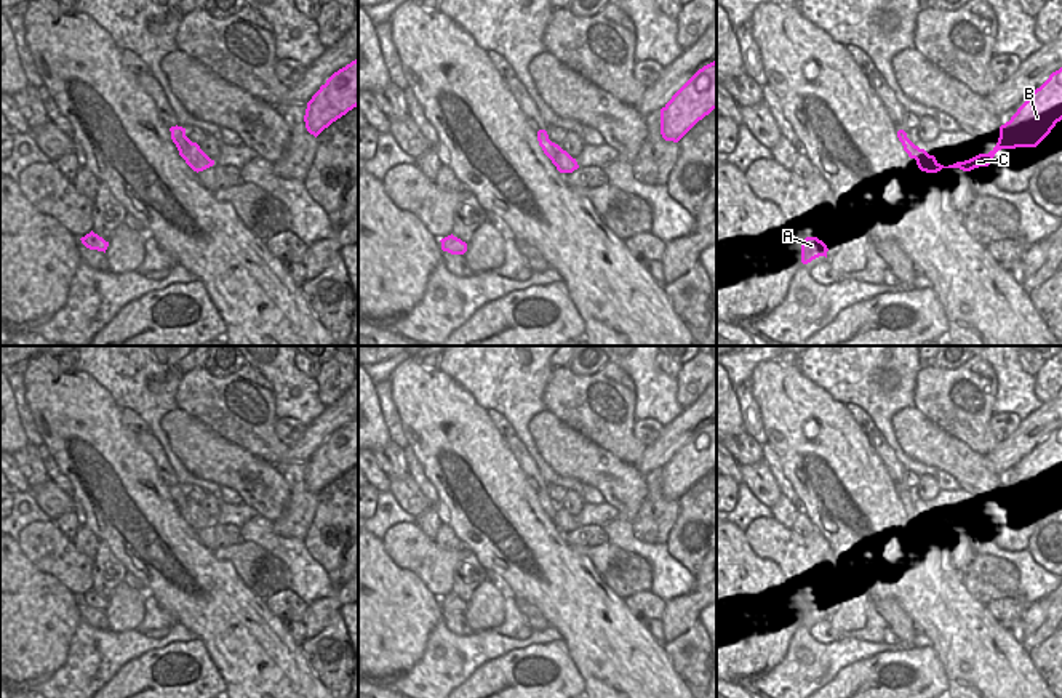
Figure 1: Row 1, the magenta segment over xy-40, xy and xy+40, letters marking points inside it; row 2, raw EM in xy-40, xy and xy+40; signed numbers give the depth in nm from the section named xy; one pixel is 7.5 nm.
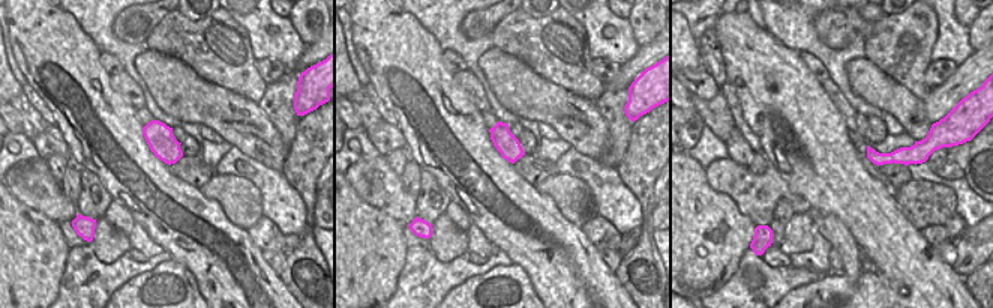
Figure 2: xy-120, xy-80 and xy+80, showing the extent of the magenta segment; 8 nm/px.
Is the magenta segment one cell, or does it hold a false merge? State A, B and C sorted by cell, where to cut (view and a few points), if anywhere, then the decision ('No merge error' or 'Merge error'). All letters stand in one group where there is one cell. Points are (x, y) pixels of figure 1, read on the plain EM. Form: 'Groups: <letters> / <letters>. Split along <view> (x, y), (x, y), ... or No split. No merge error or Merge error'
Groups: A / B C. Split along xy+40 (928, 514), (933, 530). Merge error

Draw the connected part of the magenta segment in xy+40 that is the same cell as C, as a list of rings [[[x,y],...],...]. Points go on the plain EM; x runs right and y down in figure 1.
[[[1062,426],[1052,431],[1049,437],[1028,455],[1009,480],[1000,485],[998,501],[988,512],[979,512],[948,525],[940,524],[934,514],[929,514],[929,524],[932,532],[942,527],[971,530],[979,525],[988,525],[995,512],[1001,507],[1036,506],[1060,479]]]

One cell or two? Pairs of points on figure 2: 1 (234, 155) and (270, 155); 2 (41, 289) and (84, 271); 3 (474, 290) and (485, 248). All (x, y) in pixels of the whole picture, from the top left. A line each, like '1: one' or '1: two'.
1: two
2: two
3: two

